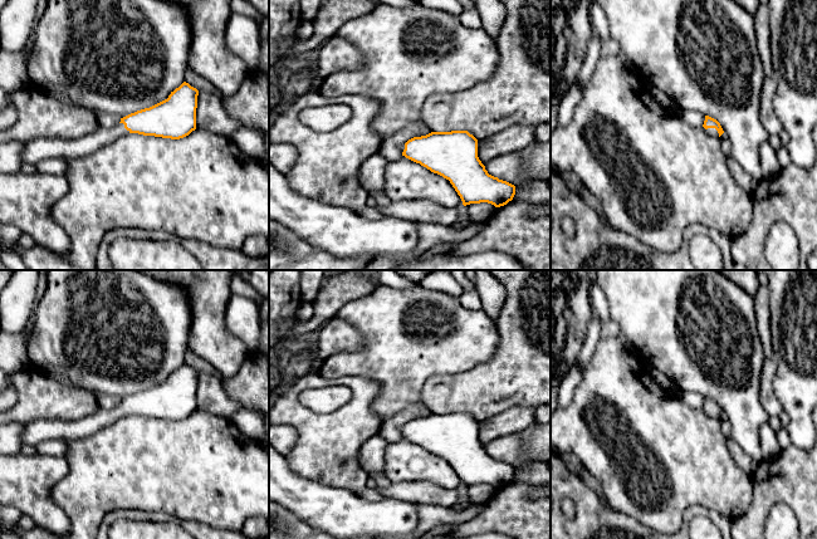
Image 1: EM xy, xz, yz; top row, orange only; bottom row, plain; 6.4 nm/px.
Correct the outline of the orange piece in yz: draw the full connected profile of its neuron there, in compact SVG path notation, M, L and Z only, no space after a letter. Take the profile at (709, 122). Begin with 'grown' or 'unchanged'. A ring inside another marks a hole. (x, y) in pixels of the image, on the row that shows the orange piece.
grown | M705 116L703 129L713 137L720 137L724 133L720 123L709 116Z

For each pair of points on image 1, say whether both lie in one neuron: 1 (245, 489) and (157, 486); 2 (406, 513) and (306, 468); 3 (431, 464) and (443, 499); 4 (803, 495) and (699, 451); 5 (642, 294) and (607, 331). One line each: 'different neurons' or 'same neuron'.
1: same neuron
2: different neurons
3: different neurons
4: different neurons
5: different neurons

